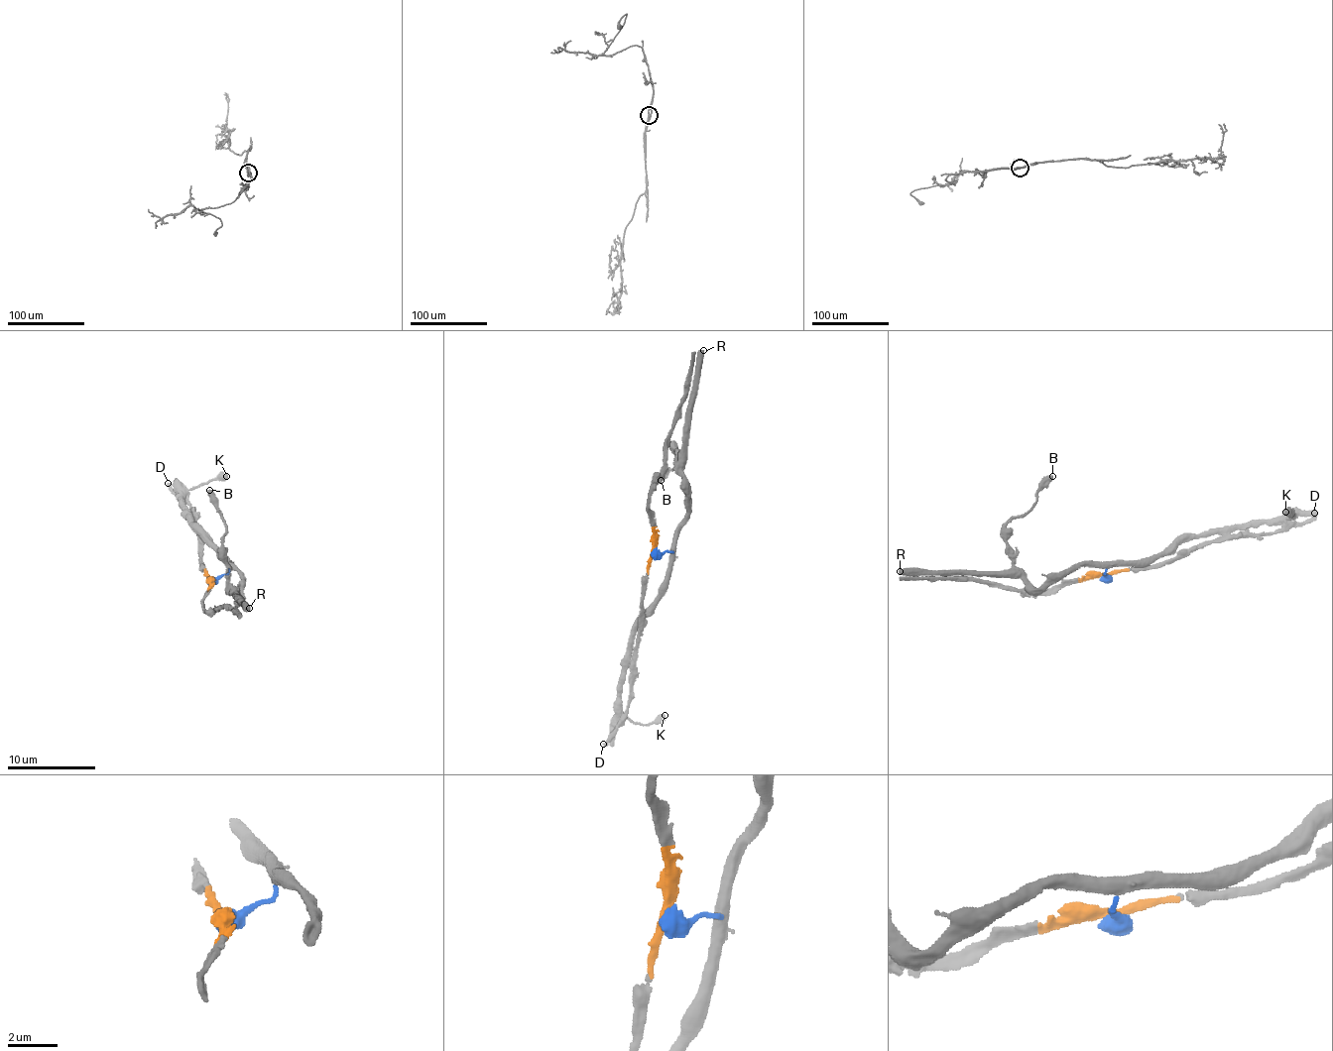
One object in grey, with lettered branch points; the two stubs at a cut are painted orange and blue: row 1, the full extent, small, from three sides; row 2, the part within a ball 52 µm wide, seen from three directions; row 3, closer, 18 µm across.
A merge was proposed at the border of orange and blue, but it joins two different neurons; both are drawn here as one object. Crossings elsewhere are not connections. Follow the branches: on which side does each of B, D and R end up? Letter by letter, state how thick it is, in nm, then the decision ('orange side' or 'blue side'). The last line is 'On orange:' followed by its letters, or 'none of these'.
B: 460 nm | blue side
D: 280 nm | orange side
R: 500 nm | blue side
On orange: D

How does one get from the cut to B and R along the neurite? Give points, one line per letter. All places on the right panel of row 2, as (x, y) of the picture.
B: (1104, 576), (1102, 568), (1073, 567), (1051, 574), (1037, 588), (1015, 565), (1006, 525), (1030, 509), (1052, 475)
R: (1104, 576), (1093, 566), (1080, 566), (1051, 574), (1037, 588), (1021, 575), (899, 571)

